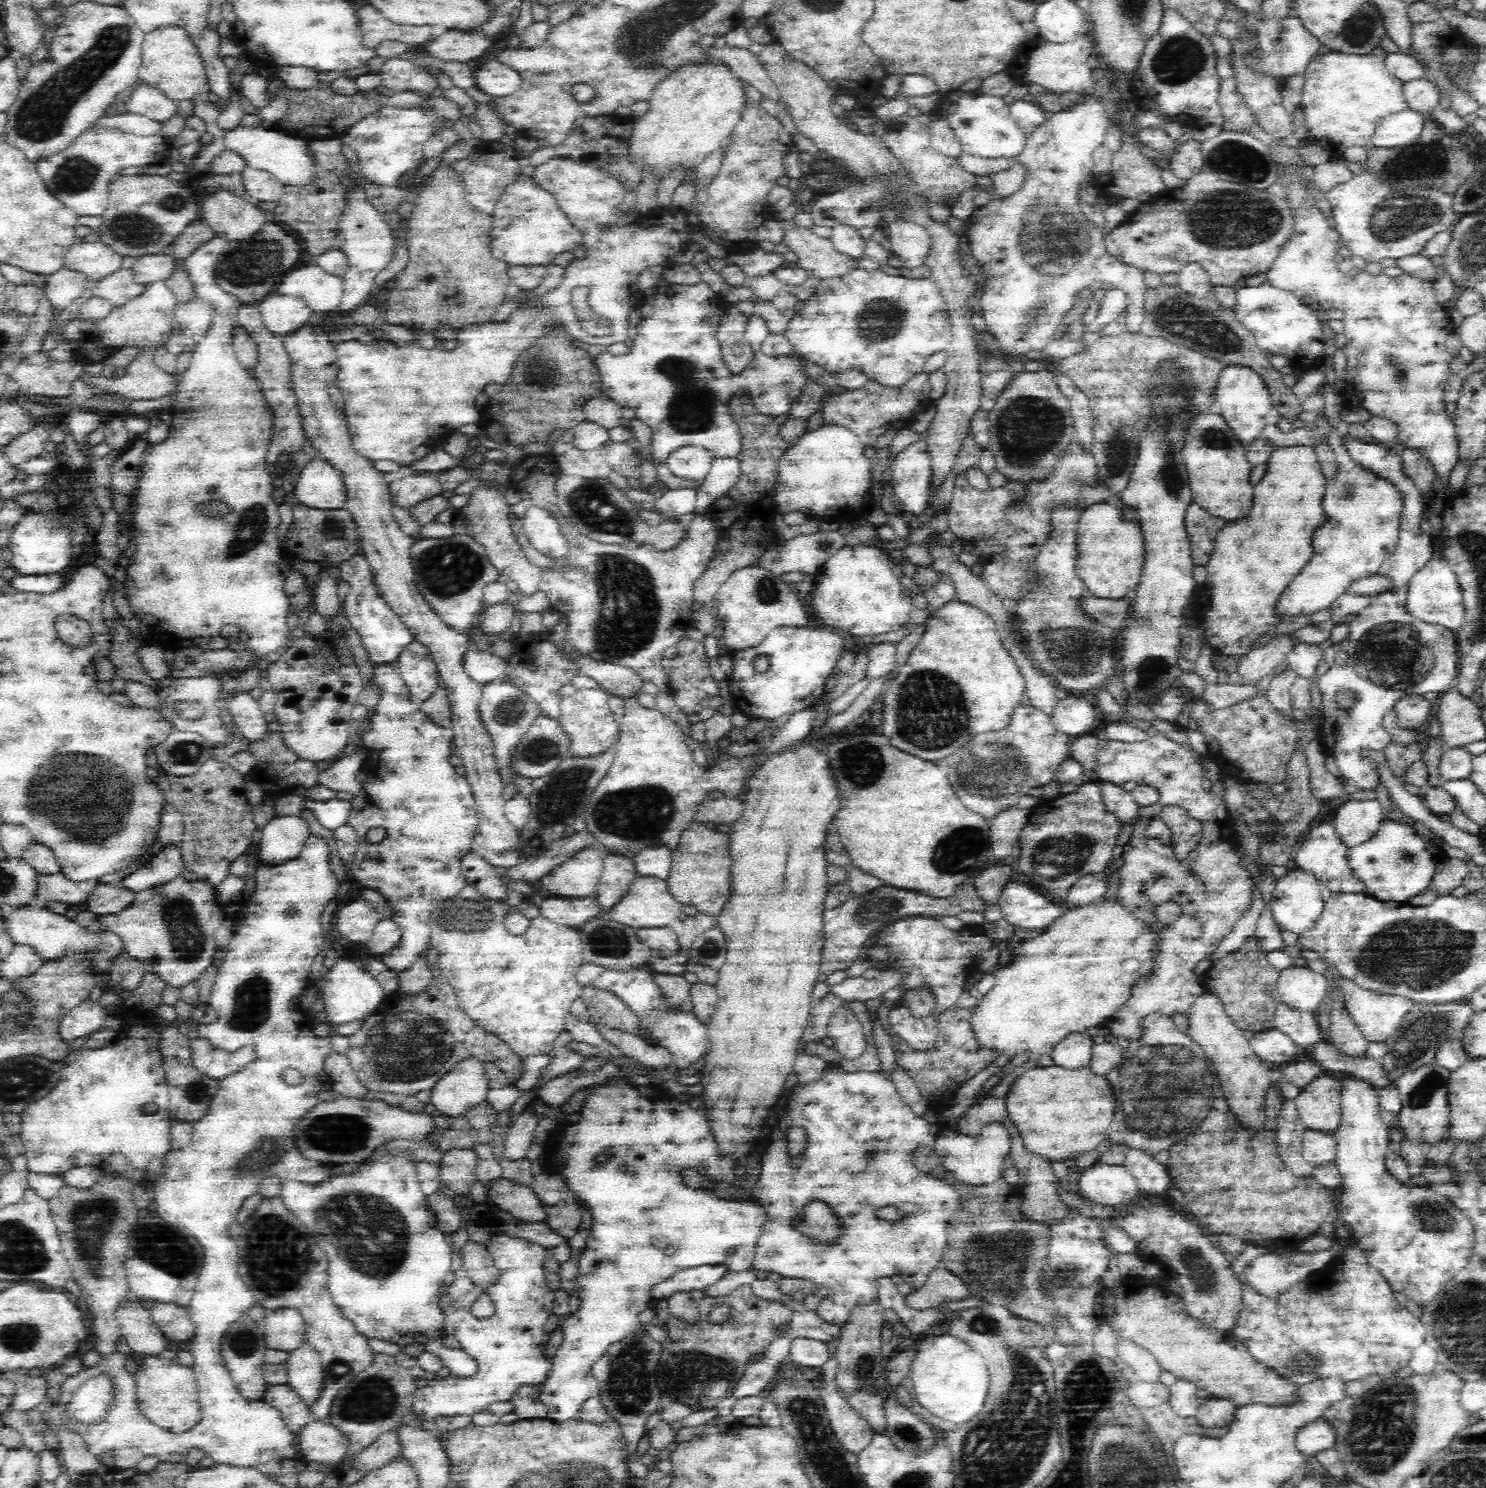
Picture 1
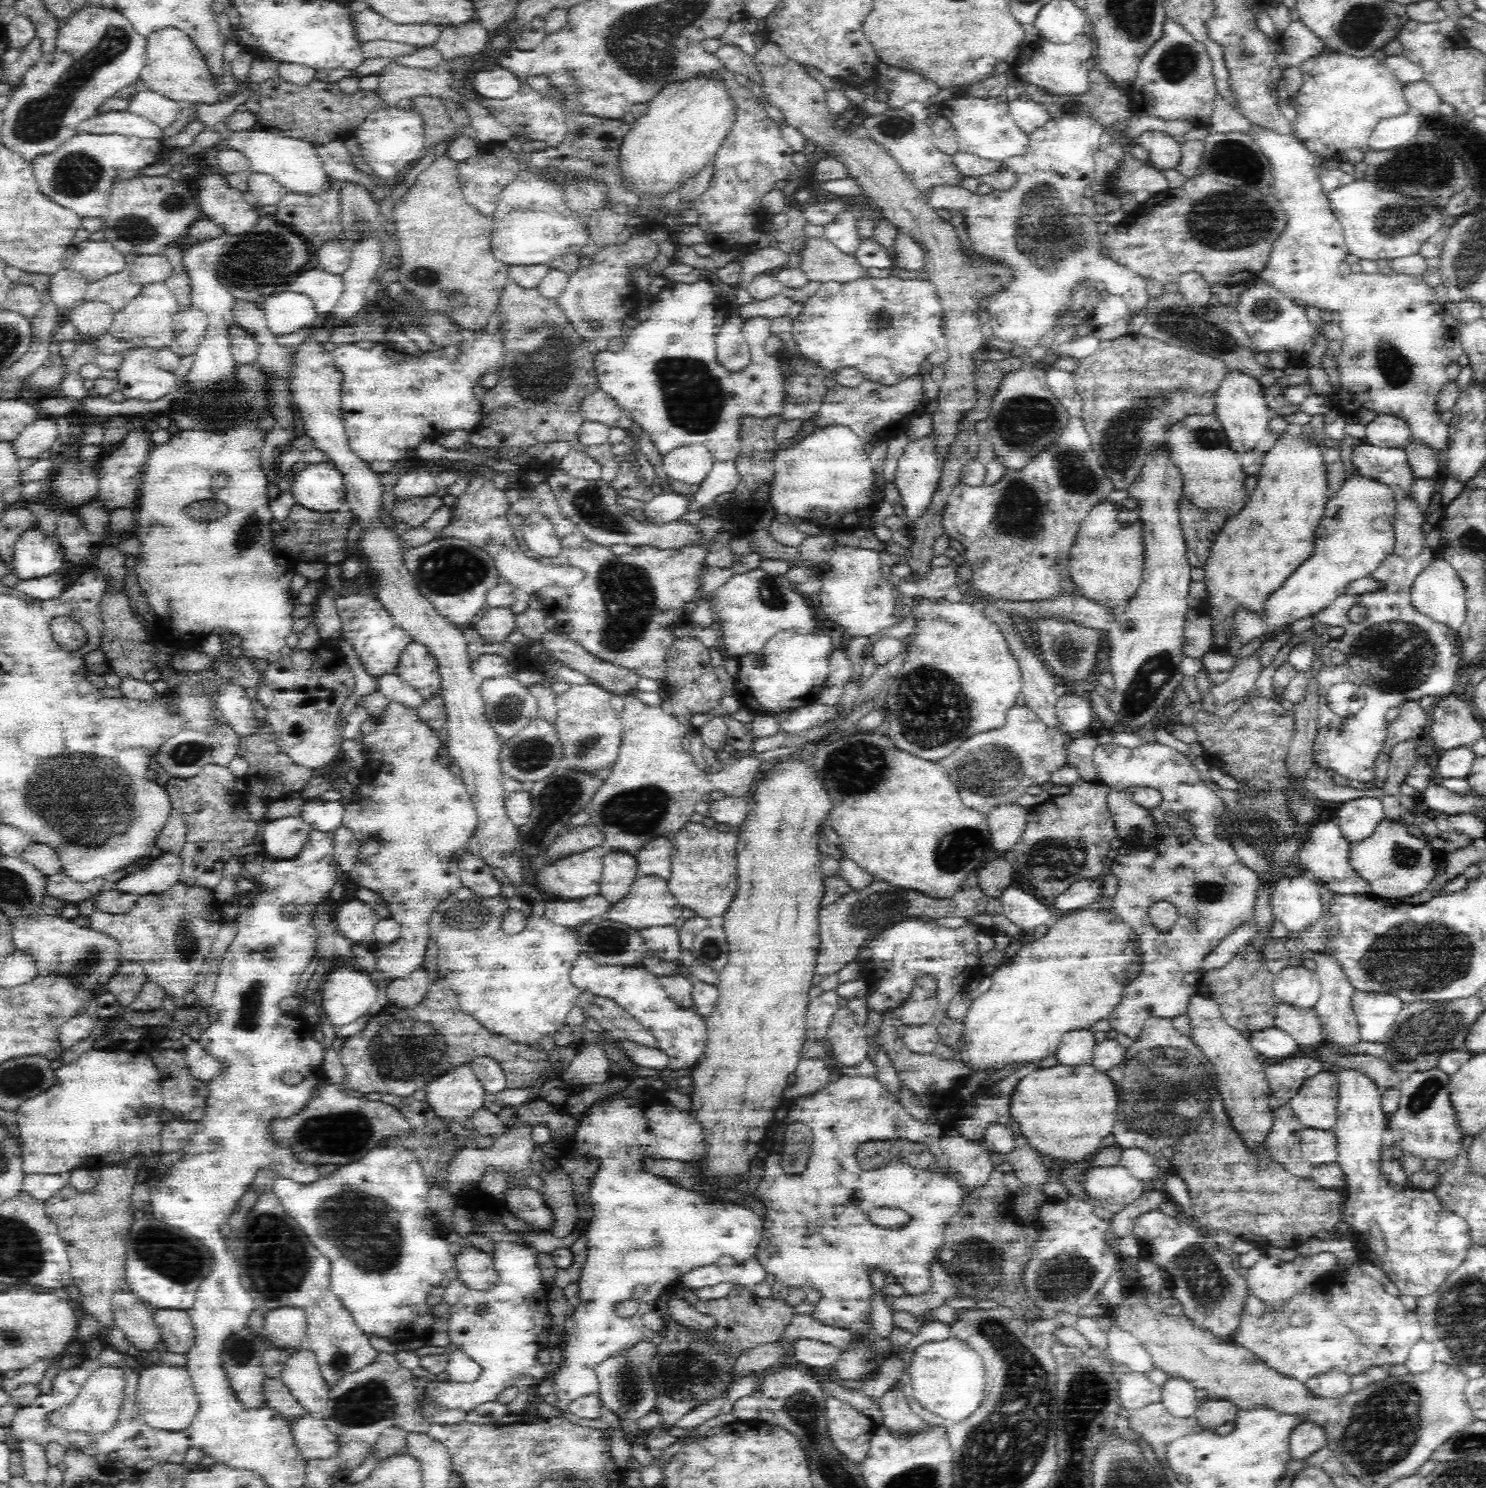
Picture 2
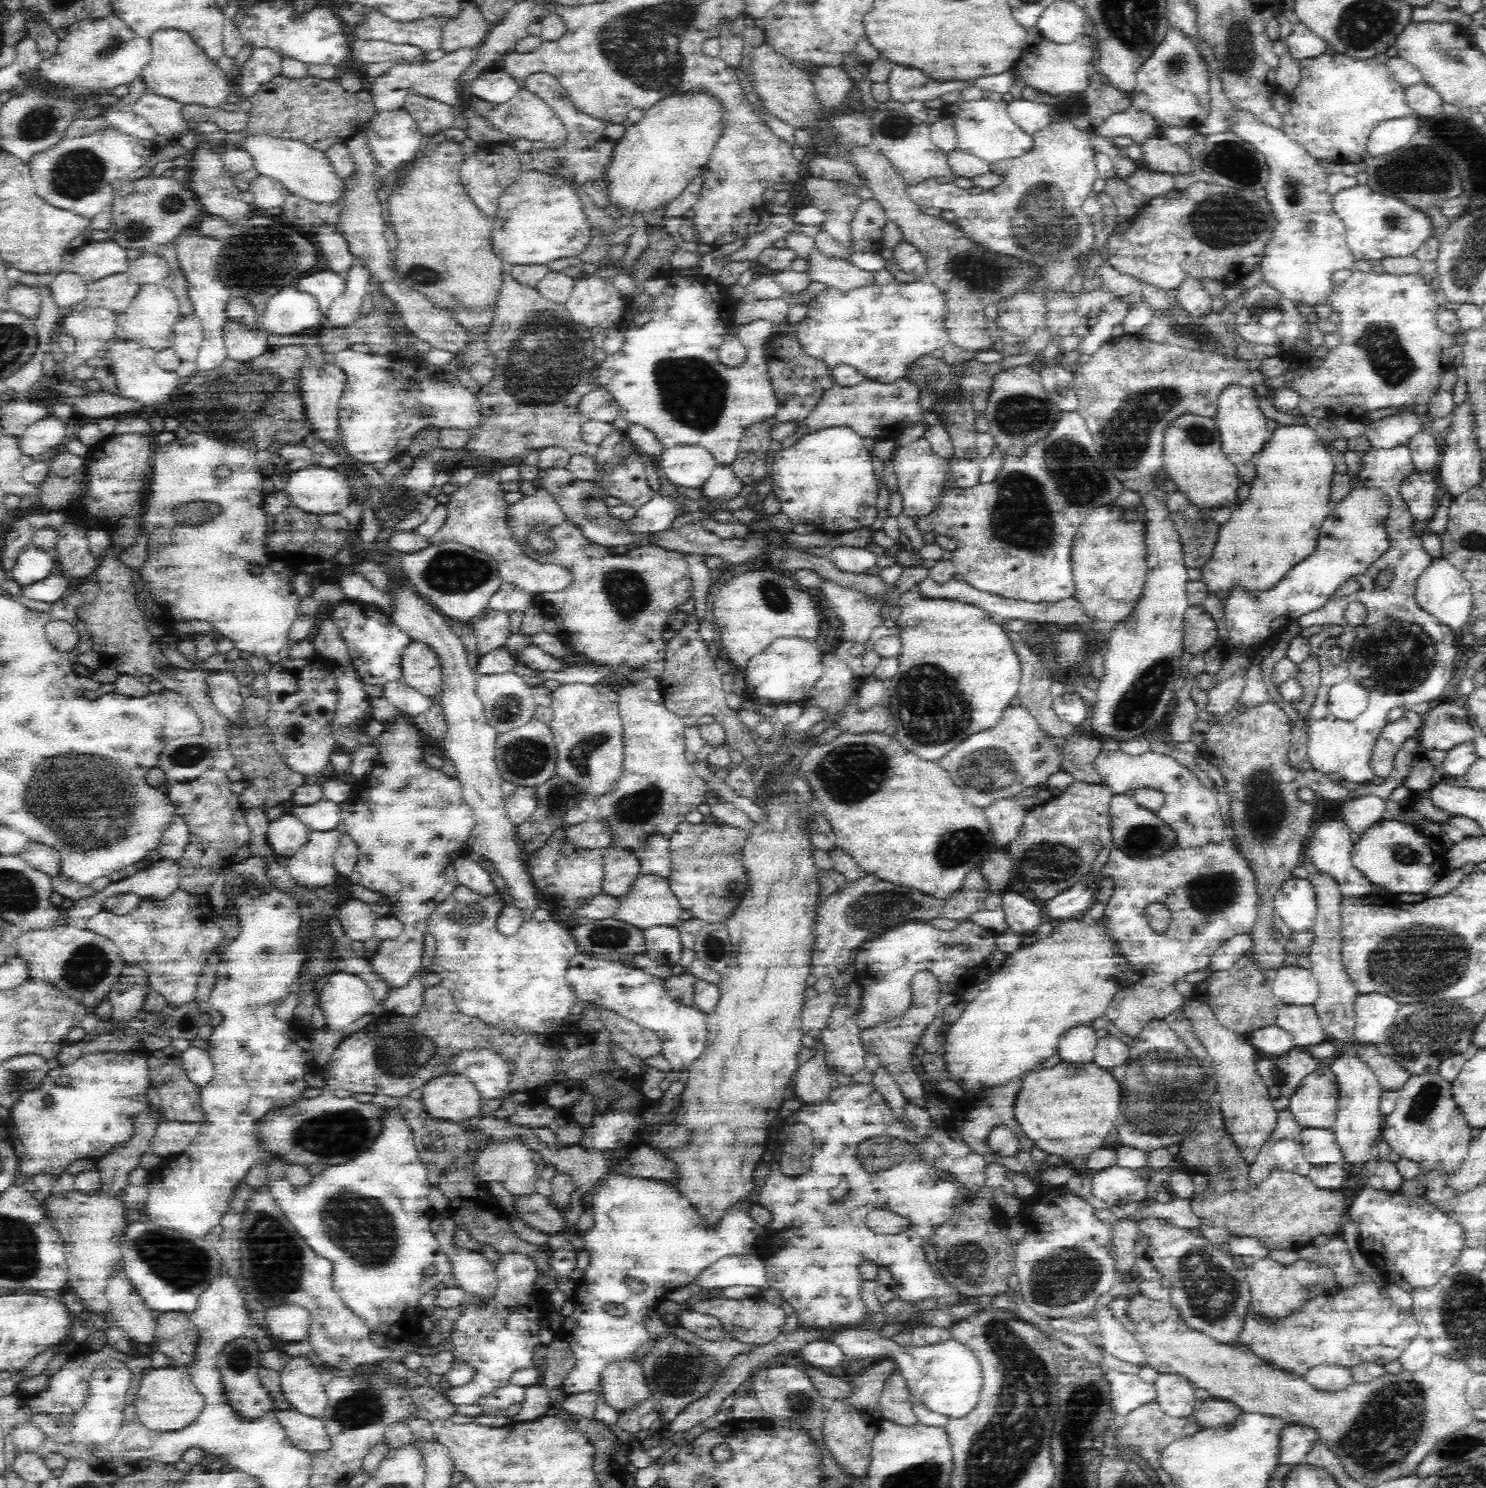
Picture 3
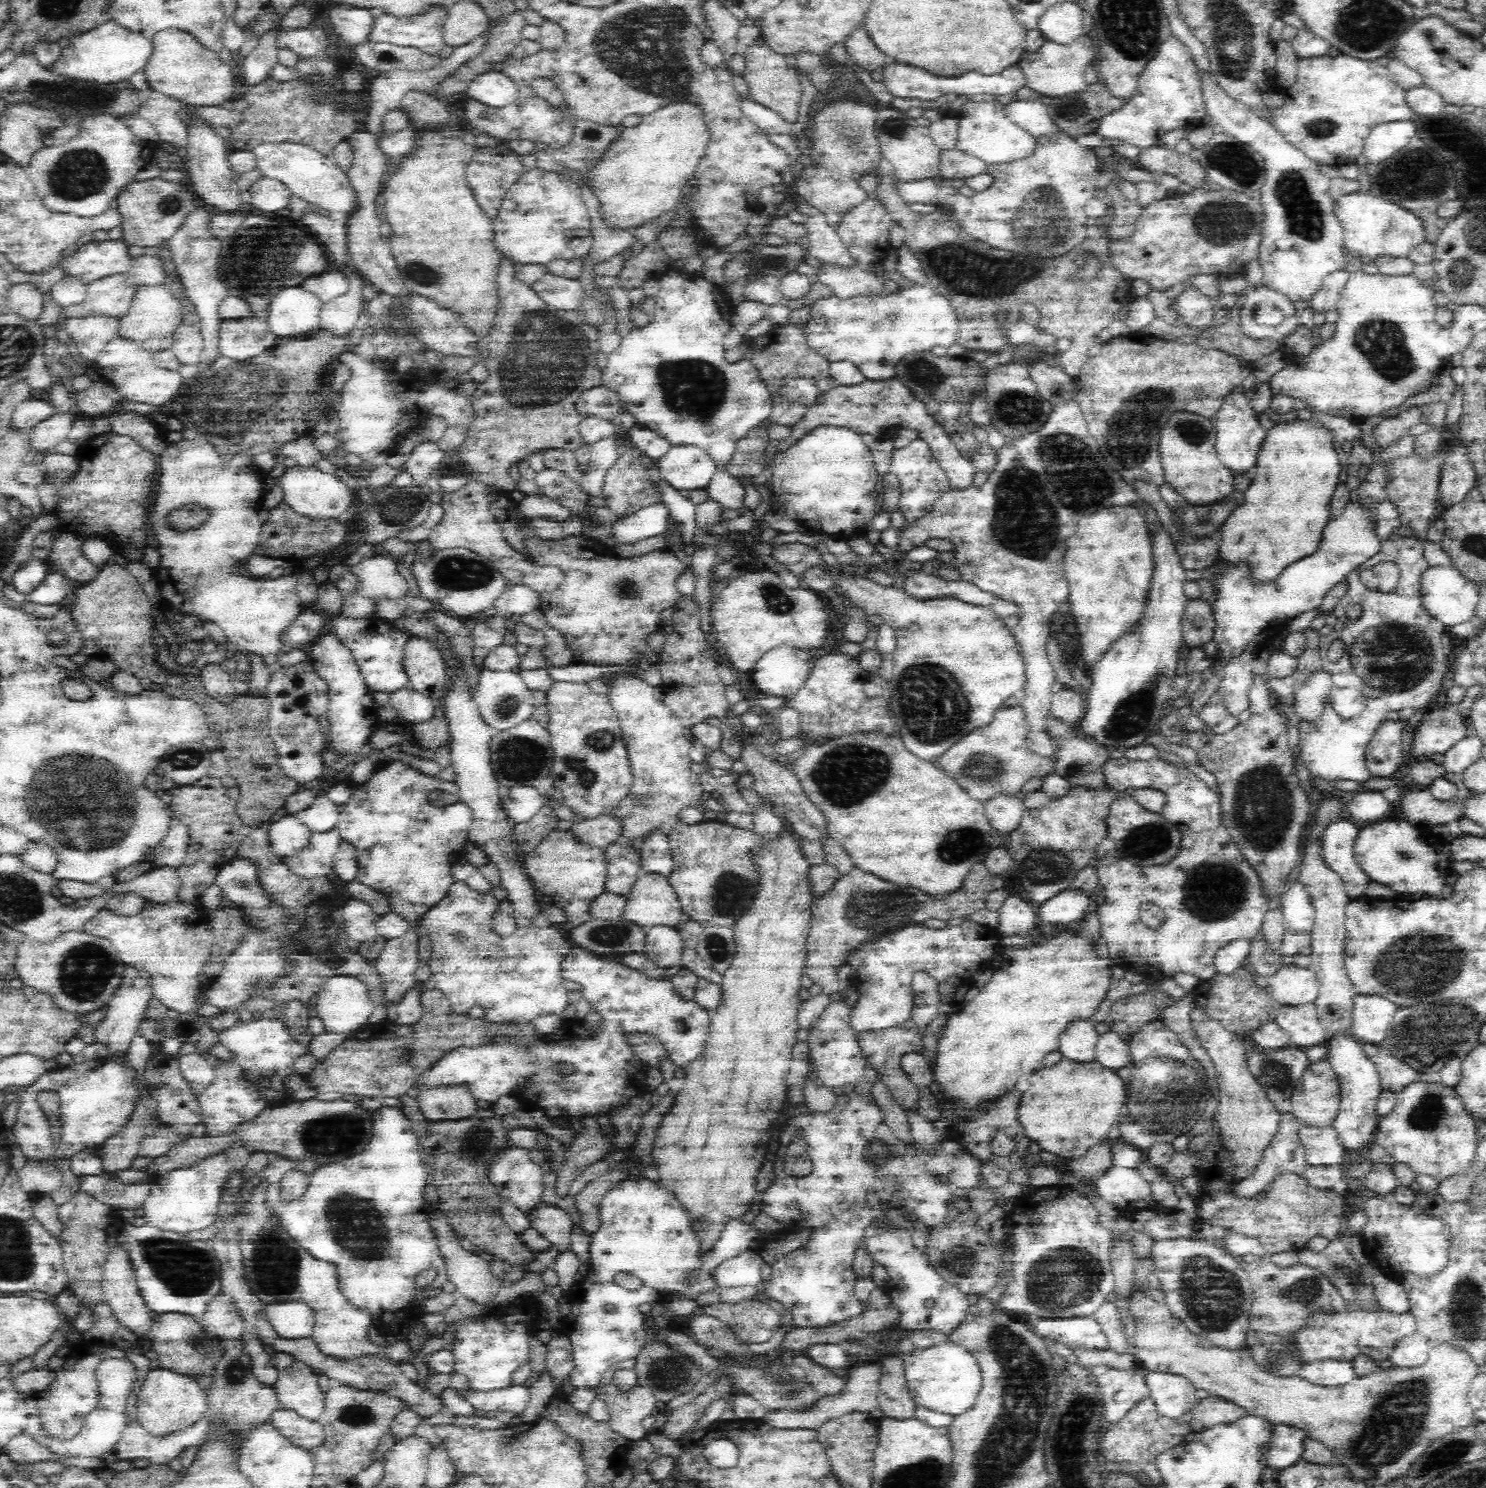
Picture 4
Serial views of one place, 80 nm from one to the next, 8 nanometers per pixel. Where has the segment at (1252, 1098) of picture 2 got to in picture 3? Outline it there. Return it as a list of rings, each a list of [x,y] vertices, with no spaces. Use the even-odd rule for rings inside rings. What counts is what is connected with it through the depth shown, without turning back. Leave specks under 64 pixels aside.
[[[1189,998],[1183,1008],[1183,1013],[1192,1023],[1196,1040],[1210,1058],[1208,1061],[1213,1067],[1216,1097],[1221,1099],[1220,1110],[1224,1115],[1226,1131],[1240,1147],[1246,1161],[1252,1164],[1277,1123],[1277,1110],[1272,1106],[1268,1087],[1257,1068],[1260,1054],[1247,1036],[1232,1032],[1222,1025],[1208,1002]]]

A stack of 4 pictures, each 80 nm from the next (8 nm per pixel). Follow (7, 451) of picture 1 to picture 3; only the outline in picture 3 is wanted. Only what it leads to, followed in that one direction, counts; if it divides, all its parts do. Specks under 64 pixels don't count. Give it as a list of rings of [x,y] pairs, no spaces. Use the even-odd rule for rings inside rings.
[[[48,416],[26,428],[18,437],[18,445],[23,456],[34,459],[44,458],[67,439],[71,425],[62,422],[55,416]]]

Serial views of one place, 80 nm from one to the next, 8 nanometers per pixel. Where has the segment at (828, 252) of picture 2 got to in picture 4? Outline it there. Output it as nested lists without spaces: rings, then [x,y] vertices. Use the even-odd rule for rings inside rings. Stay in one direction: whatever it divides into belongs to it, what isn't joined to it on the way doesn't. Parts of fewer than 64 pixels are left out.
[[[822,261],[817,270],[818,280],[829,286],[840,298],[848,298],[860,293],[881,293],[884,289],[883,279],[873,272],[865,271],[858,264],[853,267],[838,267]]]

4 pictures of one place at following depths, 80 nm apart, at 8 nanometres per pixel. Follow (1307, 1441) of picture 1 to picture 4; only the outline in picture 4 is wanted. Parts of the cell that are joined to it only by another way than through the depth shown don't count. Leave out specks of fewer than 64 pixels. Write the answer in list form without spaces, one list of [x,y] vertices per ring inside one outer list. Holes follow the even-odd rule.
[[[1284,1424],[1275,1426],[1271,1450],[1265,1455],[1264,1461],[1270,1469],[1281,1471],[1294,1466],[1303,1459],[1306,1440],[1309,1435],[1300,1428]]]

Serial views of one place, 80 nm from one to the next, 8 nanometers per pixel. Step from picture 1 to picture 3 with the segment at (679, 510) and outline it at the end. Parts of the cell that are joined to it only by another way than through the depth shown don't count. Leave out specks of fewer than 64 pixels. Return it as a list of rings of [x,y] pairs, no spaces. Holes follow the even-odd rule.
[[[660,494],[643,504],[631,522],[631,530],[638,533],[662,532],[671,528],[672,522],[679,517],[679,502],[670,496]]]

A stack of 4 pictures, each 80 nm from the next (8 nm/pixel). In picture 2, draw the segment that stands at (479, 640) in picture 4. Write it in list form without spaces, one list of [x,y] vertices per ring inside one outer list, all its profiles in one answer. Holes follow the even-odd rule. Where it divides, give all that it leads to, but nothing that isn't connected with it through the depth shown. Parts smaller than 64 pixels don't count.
[[[511,606],[486,608],[472,629],[477,630],[486,643],[502,642],[515,630],[515,614]]]

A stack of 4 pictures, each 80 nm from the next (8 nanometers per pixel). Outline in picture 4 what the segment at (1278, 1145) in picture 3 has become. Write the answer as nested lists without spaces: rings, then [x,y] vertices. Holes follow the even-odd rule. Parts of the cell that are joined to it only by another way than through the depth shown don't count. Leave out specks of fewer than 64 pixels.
[[[1291,1112],[1280,1113],[1278,1130],[1274,1138],[1272,1138],[1270,1144],[1264,1149],[1260,1157],[1260,1162],[1257,1162],[1252,1174],[1249,1174],[1248,1178],[1240,1180],[1238,1186],[1236,1186],[1236,1195],[1246,1197],[1246,1199],[1256,1196],[1264,1190],[1265,1186],[1277,1174],[1294,1173],[1300,1175],[1310,1166],[1308,1160],[1306,1160],[1306,1150],[1304,1150],[1302,1142],[1299,1141],[1298,1132],[1300,1127],[1300,1122],[1298,1122],[1298,1119]]]

